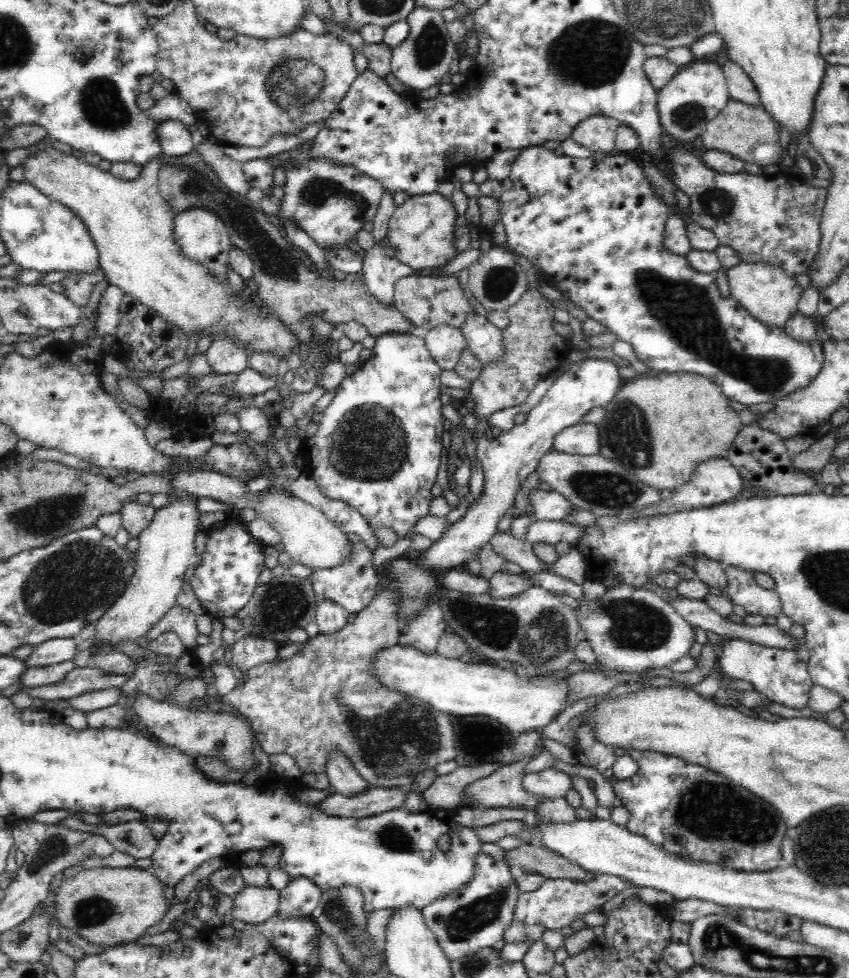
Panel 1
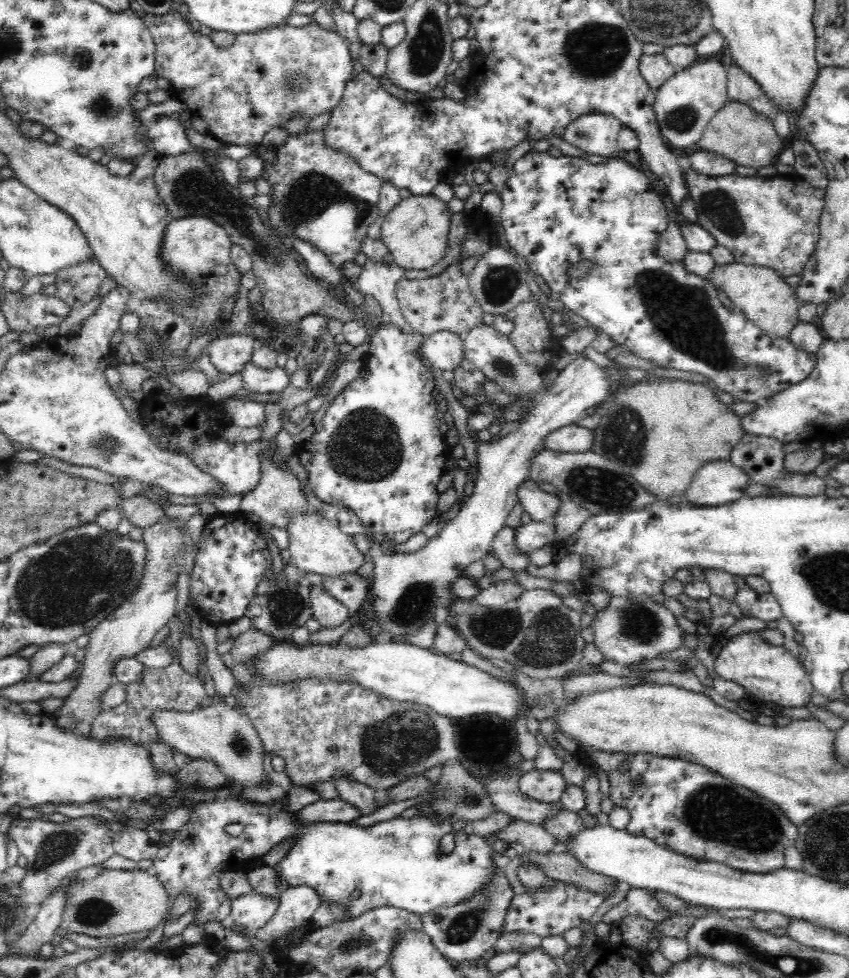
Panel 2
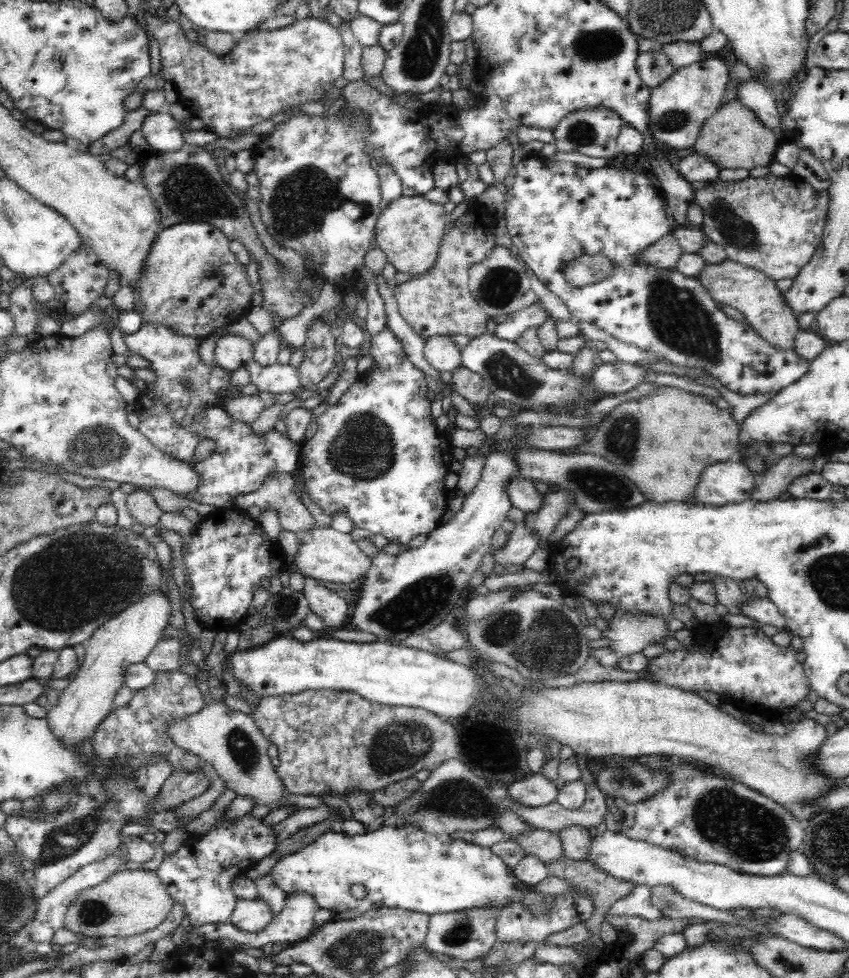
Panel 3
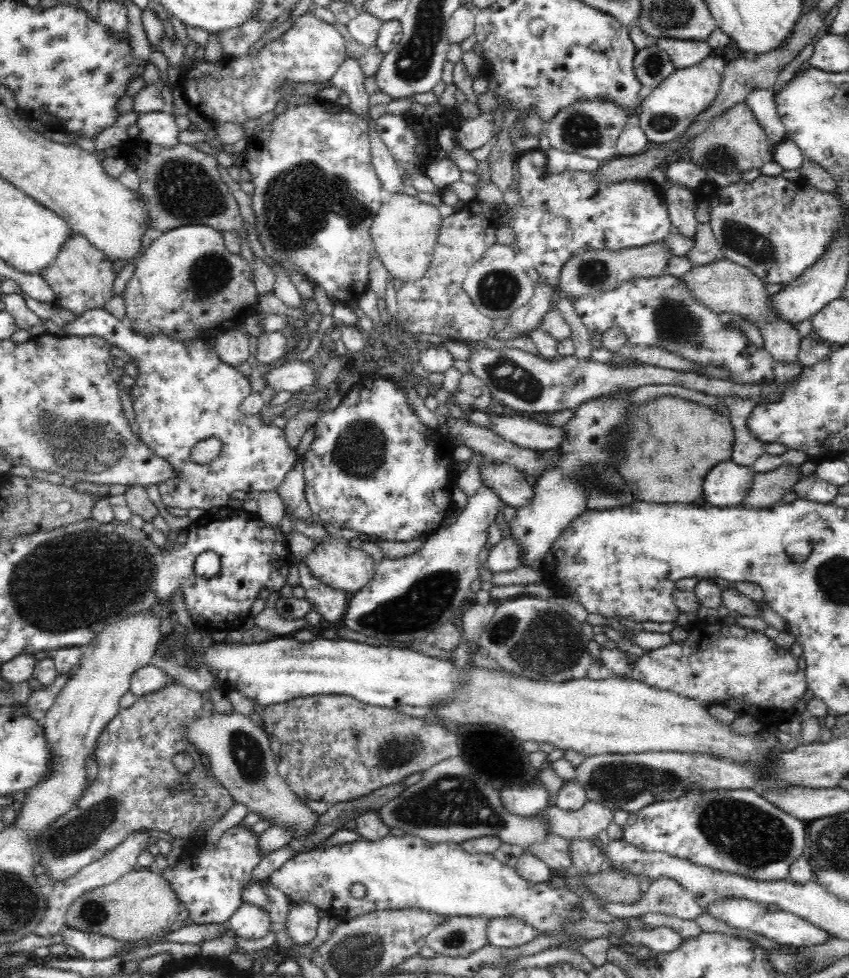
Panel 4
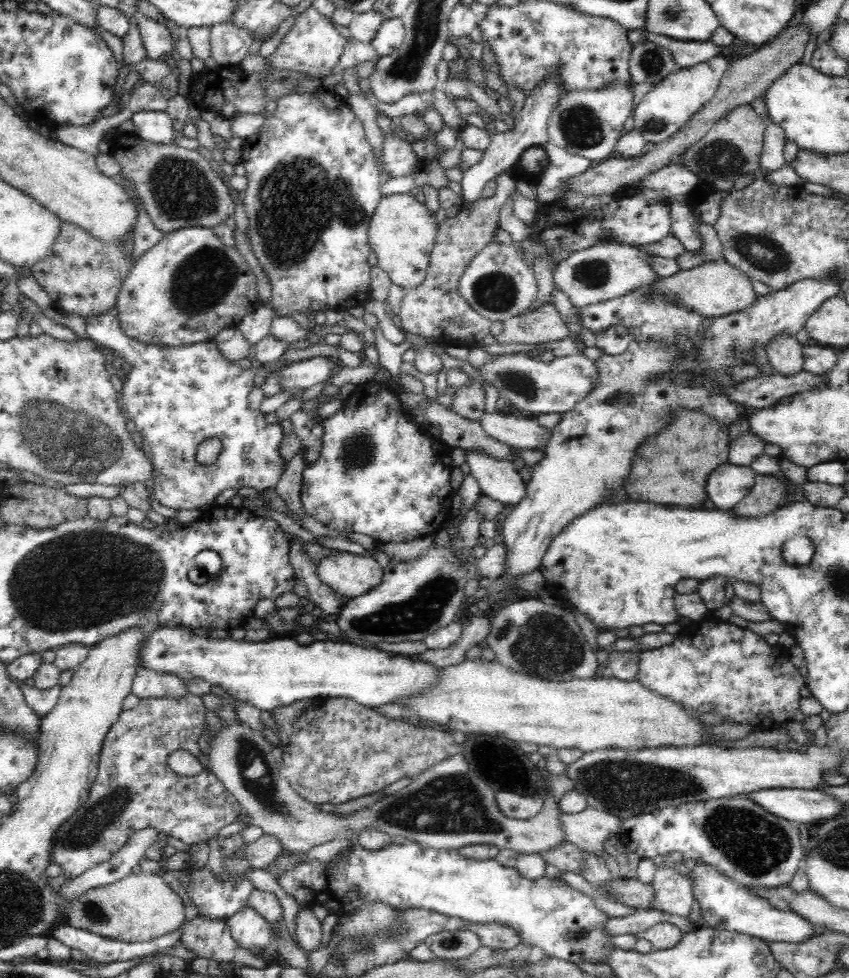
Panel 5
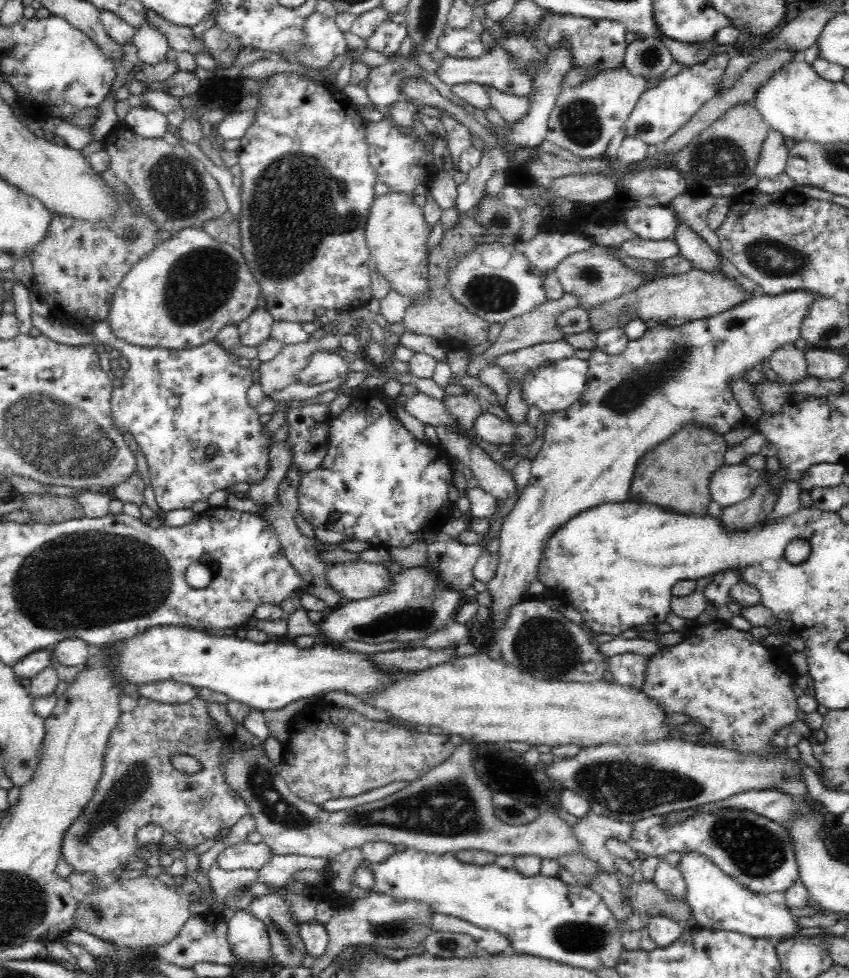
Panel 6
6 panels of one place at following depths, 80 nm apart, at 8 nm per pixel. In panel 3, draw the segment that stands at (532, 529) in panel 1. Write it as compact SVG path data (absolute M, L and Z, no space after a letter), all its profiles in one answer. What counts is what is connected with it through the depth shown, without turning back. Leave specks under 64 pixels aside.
M516 522L515 529L508 535L506 544L494 550L493 562L504 568L512 565L524 566L536 549L538 549L536 535L530 529L526 529L524 523Z

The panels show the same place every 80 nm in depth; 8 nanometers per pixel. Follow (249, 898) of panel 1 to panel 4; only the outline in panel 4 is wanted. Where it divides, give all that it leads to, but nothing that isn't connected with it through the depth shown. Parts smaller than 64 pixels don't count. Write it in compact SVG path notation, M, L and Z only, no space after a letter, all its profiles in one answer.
M243 902L228 921L232 934L244 940L261 939L271 931L269 914L247 902Z

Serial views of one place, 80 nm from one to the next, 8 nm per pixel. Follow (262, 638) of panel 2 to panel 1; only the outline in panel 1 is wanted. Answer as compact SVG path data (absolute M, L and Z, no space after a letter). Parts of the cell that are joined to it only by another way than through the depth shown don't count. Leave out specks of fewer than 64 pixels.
M238 636L230 650L231 666L246 674L254 666L272 662L278 650L278 644L274 640L257 636Z

